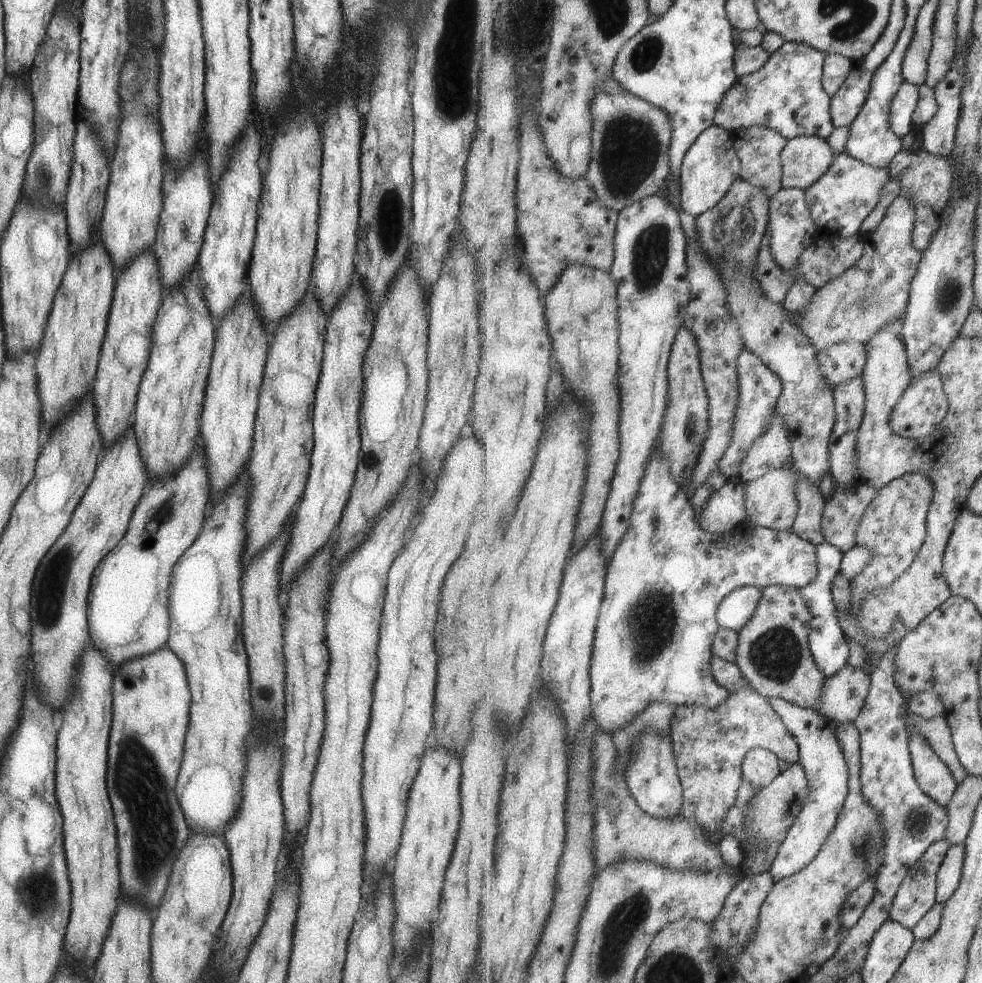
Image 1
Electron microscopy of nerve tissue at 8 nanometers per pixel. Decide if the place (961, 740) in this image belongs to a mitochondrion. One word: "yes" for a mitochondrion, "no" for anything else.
no

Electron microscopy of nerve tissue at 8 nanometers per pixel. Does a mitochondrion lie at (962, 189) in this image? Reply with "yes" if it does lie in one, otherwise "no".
no

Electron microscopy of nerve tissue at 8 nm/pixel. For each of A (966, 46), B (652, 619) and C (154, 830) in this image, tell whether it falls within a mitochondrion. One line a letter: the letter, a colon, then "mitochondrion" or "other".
A: other
B: mitochondrion
C: mitochondrion

